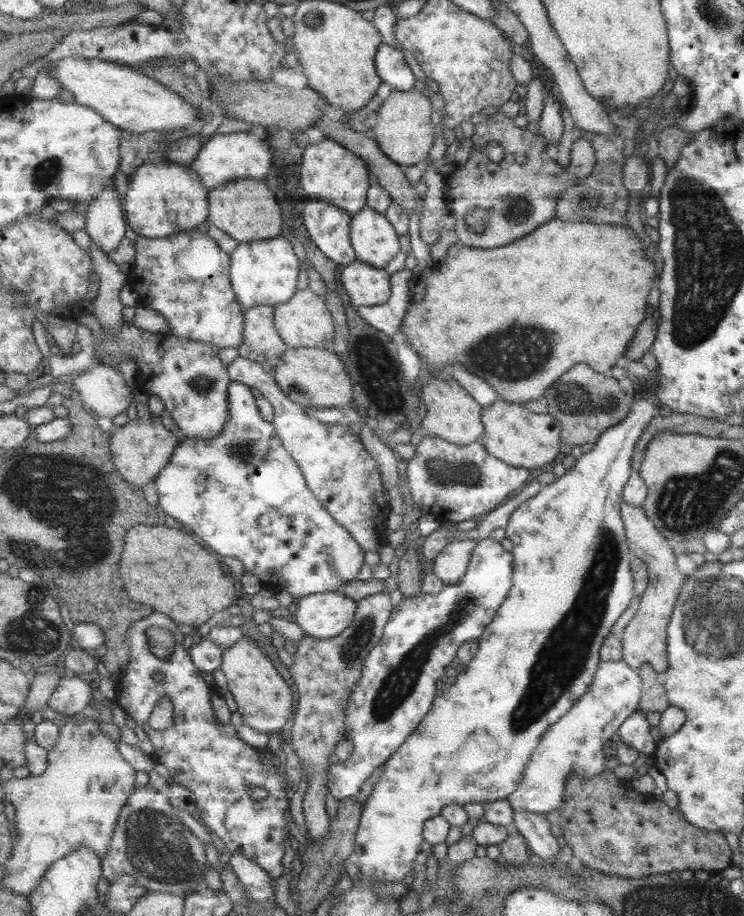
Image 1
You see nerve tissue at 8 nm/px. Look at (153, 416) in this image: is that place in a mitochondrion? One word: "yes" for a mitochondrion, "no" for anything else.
no

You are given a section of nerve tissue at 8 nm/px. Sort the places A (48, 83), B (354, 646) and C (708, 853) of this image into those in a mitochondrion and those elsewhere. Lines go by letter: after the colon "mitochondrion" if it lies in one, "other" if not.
A: other
B: mitochondrion
C: other

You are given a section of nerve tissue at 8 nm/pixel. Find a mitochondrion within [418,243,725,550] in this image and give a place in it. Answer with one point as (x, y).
(506, 359)

